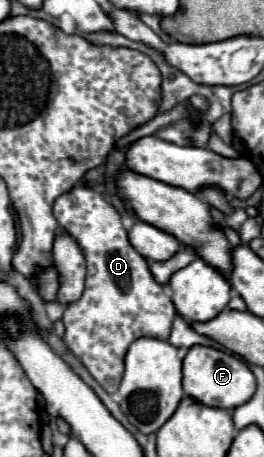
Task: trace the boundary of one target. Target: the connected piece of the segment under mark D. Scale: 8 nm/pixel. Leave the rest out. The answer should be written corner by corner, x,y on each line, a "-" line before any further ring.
76,185
56,199
54,215
58,225
80,243
88,263
86,289
76,303
68,305
62,317
66,325
66,347
108,393
116,393
130,343
140,337
168,339
176,317
174,303
164,295
162,285
154,281
146,259
130,245
120,213
100,193

